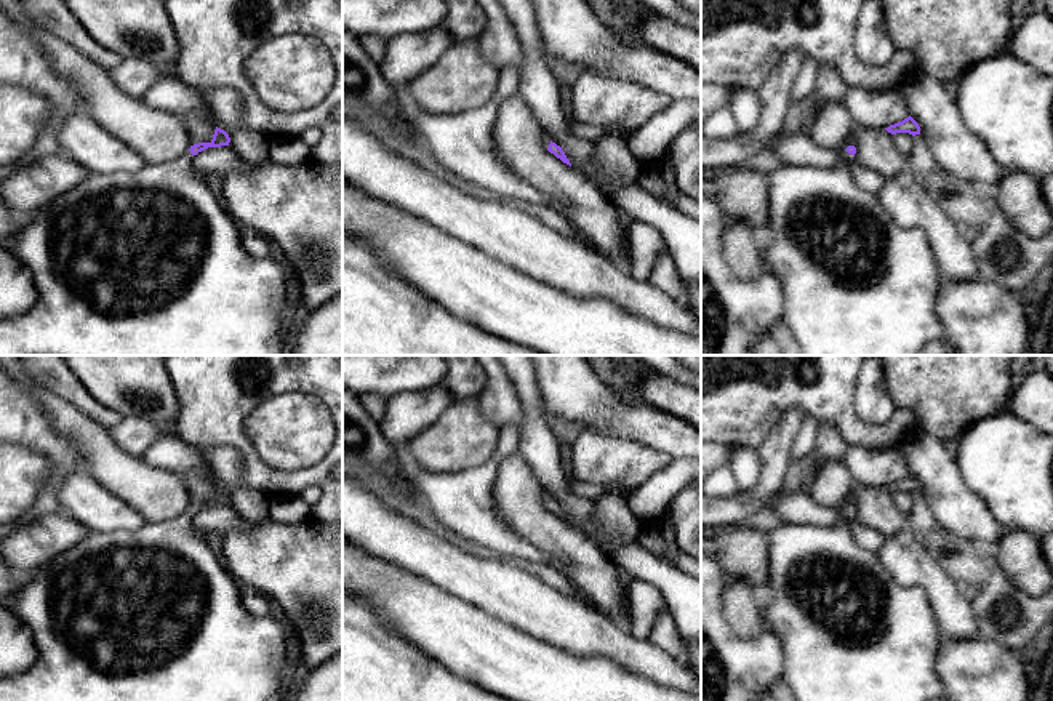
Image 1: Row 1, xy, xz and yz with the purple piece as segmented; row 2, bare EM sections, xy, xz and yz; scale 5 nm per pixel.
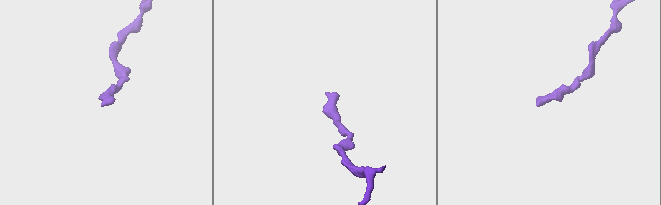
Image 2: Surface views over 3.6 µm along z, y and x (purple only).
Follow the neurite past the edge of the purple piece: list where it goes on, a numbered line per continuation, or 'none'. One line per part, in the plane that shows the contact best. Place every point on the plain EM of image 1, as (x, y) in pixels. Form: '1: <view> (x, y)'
1: yz (848, 632)

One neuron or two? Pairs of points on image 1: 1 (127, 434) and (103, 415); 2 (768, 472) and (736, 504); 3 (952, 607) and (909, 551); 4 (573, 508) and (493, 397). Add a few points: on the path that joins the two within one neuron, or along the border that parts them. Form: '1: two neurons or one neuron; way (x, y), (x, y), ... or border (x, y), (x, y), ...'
1: two neurons; border (124, 418), (109, 429)
2: one neuron; way (767, 482), (746, 501)
3: one neuron; way (943, 592), (917, 565)
4: two neurons; border (517, 396), (522, 405), (520, 432)

